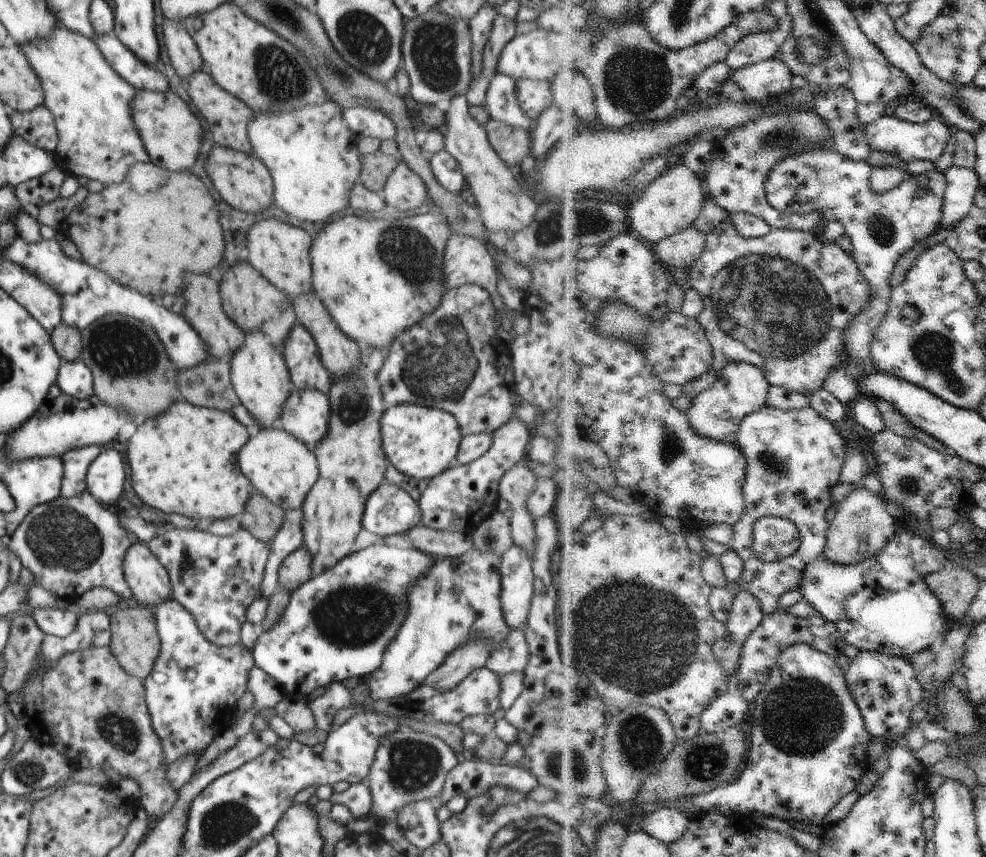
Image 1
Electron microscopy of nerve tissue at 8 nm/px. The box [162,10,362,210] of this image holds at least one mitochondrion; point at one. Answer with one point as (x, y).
(281, 77)

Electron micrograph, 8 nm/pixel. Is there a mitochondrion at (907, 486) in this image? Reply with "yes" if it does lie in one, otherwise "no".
yes

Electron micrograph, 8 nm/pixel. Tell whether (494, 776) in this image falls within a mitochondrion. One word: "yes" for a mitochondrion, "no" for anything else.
no

